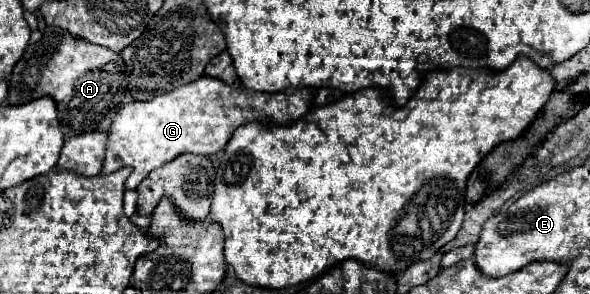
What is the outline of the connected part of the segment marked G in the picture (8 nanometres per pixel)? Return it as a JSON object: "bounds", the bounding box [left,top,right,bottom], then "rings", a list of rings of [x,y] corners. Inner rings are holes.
{"bounds":[102,76,312,190],"rings":[[[200,76],[194,82],[182,84],[180,88],[160,94],[146,102],[126,104],[114,118],[108,134],[108,150],[102,172],[116,172],[120,166],[132,166],[132,176],[126,180],[126,190],[136,188],[154,168],[170,162],[176,154],[192,152],[212,156],[222,150],[232,138],[234,130],[254,120],[292,122],[304,118],[312,106],[310,88],[292,88],[284,92],[256,92],[248,88],[232,88],[230,84]]]}

